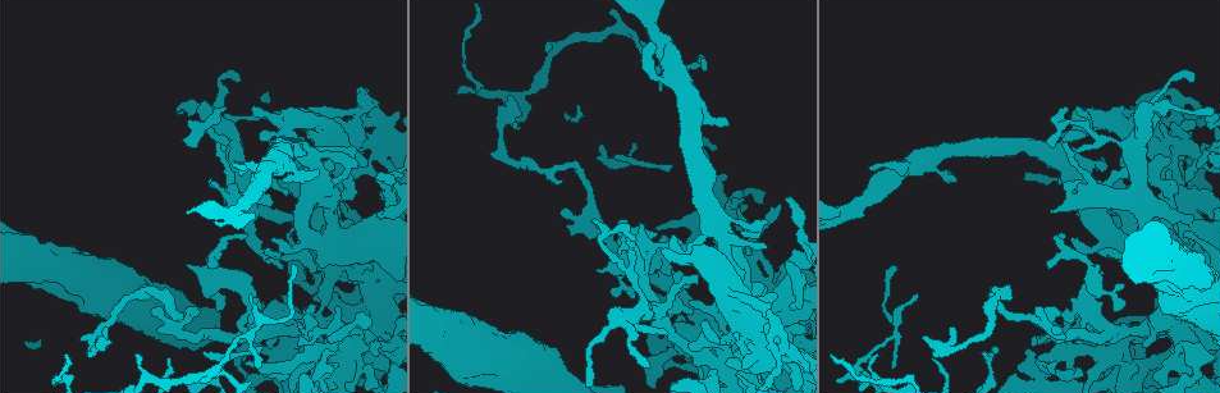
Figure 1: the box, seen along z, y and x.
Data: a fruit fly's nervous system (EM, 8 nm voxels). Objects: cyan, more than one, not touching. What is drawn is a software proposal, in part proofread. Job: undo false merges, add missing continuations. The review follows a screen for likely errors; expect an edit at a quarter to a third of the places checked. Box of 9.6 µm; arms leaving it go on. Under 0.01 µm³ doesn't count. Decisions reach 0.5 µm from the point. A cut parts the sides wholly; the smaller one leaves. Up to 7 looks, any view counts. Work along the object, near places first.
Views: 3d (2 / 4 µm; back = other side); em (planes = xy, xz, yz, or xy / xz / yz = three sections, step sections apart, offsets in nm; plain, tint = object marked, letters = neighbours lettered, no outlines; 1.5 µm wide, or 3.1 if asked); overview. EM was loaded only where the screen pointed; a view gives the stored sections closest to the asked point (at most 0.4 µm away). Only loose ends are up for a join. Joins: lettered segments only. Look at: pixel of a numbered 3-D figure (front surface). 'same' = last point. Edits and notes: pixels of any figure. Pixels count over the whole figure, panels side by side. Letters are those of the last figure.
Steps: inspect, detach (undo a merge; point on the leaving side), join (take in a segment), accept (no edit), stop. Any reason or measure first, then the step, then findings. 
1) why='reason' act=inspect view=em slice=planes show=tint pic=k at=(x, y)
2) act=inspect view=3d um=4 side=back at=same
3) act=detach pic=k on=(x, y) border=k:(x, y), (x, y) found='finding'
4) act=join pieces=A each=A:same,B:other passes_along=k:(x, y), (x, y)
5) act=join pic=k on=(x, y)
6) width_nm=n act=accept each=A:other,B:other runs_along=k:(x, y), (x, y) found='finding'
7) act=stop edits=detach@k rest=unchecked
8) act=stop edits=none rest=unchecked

why='branch point' act=inspect view=em slice=planes show=letters pic=1 at=(625, 32)

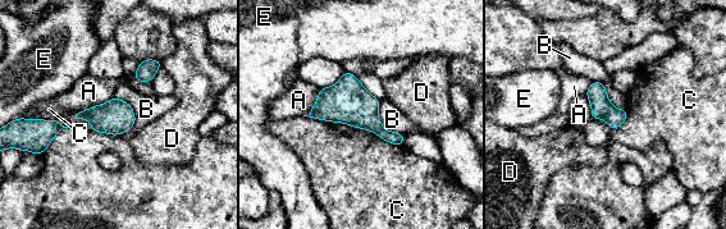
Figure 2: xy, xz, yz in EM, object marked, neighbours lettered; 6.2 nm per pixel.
act=accept each=A:other,B:other,C:other,D:other,E:other found='one neuron here'

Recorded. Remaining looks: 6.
act=inspect view=3d um=2 side=back pic=1 at=(369, 321)

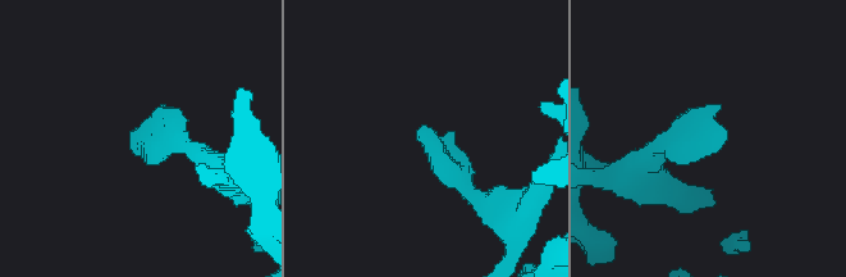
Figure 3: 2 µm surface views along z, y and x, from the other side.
why='now the EM' act=inspect view=em slice=planes show=letters pic=3 at=(135, 134)

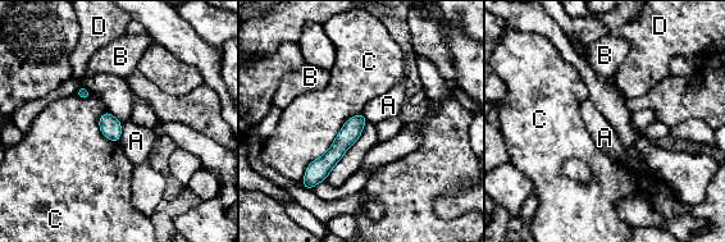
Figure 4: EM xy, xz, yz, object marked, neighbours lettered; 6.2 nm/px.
width_nm=120 act=accept each=A:other,B:other,C:other,D:other found='none of them fits'

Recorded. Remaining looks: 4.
why='abrupt turn' act=inspect view=em slice=planes show=letters pic=1 at=(780, 356)

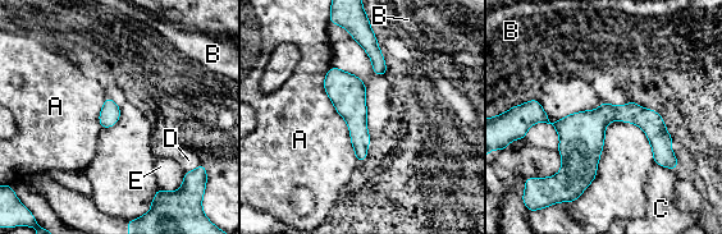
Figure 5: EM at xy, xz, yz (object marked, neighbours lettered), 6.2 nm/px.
act=accept each=A:other,B:other,C:other,D:other,E:other runs_along=5:(531, 106), (554, 124), (636, 114), (671, 156) found='one neuron here'

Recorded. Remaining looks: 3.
act=stop edits=none rest=unchecked

